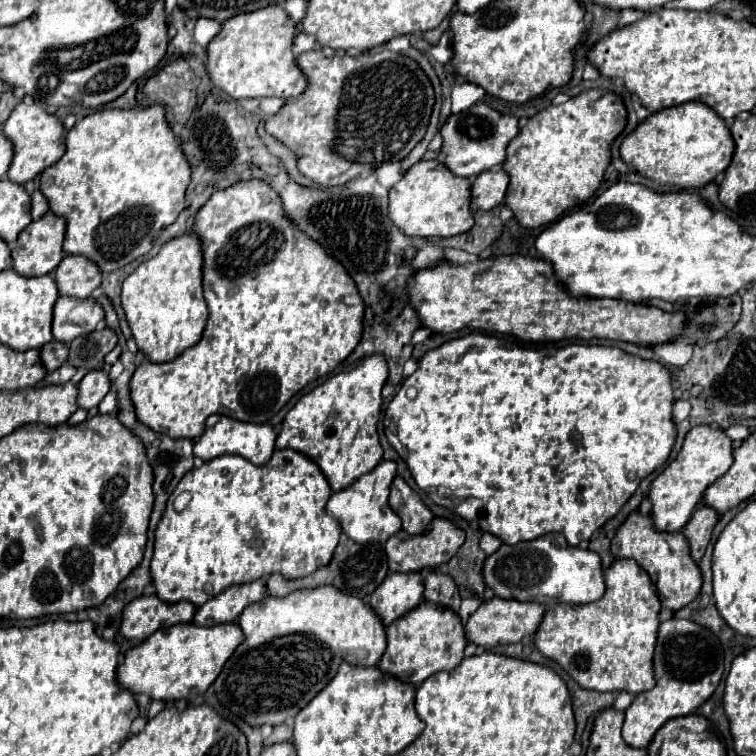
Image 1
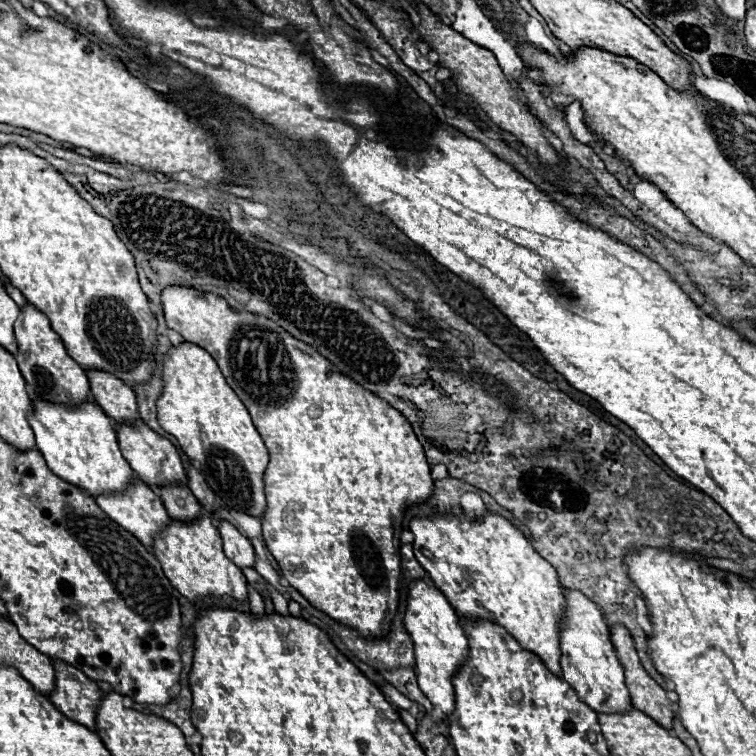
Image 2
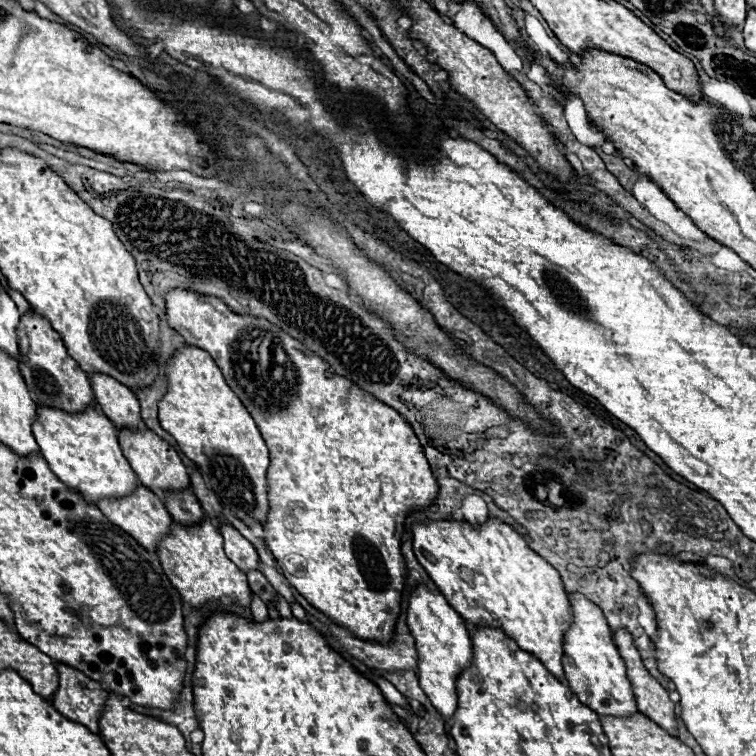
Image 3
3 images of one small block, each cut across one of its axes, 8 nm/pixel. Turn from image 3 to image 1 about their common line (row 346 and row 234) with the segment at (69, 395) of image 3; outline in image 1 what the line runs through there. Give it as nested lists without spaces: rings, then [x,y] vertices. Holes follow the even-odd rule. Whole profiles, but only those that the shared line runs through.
[[[46,212],[20,232],[12,250],[12,268],[22,276],[40,276],[52,272],[62,262],[62,242],[66,220],[54,212]]]

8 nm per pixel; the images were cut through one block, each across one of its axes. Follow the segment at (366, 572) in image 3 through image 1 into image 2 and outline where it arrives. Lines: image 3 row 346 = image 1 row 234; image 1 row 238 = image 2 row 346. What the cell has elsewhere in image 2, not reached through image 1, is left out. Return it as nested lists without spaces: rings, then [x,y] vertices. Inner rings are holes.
[[[170,286],[170,290],[164,290],[164,294],[160,294],[160,298],[162,298],[164,318],[166,318],[168,328],[180,332],[188,342],[192,342],[212,354],[212,358],[218,362],[226,382],[232,386],[232,390],[240,396],[240,400],[248,408],[252,422],[268,448],[270,462],[264,472],[264,492],[266,492],[268,506],[266,506],[264,520],[262,520],[262,536],[264,536],[266,548],[280,564],[282,576],[314,608],[326,612],[330,618],[336,618],[338,622],[348,624],[350,628],[358,630],[362,636],[386,636],[390,630],[390,622],[398,608],[398,590],[400,590],[400,574],[402,574],[400,572],[400,532],[402,532],[402,528],[394,528],[394,526],[402,524],[406,506],[426,500],[434,490],[434,482],[430,478],[430,466],[426,462],[422,444],[418,442],[410,422],[396,408],[392,408],[388,402],[384,402],[382,398],[376,398],[376,394],[372,394],[370,390],[364,390],[358,382],[352,382],[346,374],[336,372],[334,366],[324,356],[320,356],[318,350],[312,350],[312,346],[308,346],[306,342],[292,338],[286,330],[280,330],[280,326],[276,326],[276,322],[272,322],[270,318],[264,318],[262,314],[248,314],[244,310],[232,310],[228,306],[228,302],[224,302],[224,298],[220,298],[218,294],[204,294],[202,290],[192,290],[188,286]]]

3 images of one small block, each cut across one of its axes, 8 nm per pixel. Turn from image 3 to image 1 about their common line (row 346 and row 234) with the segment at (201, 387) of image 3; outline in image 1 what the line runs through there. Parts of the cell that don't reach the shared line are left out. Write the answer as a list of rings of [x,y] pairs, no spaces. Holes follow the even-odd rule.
[[[186,232],[178,238],[168,240],[160,252],[142,262],[122,284],[122,306],[128,318],[128,324],[132,328],[132,336],[136,338],[138,350],[152,362],[168,362],[176,358],[176,354],[184,352],[188,346],[194,346],[206,326],[208,320],[208,306],[204,300],[204,290],[202,290],[202,242],[198,240],[196,234]]]

